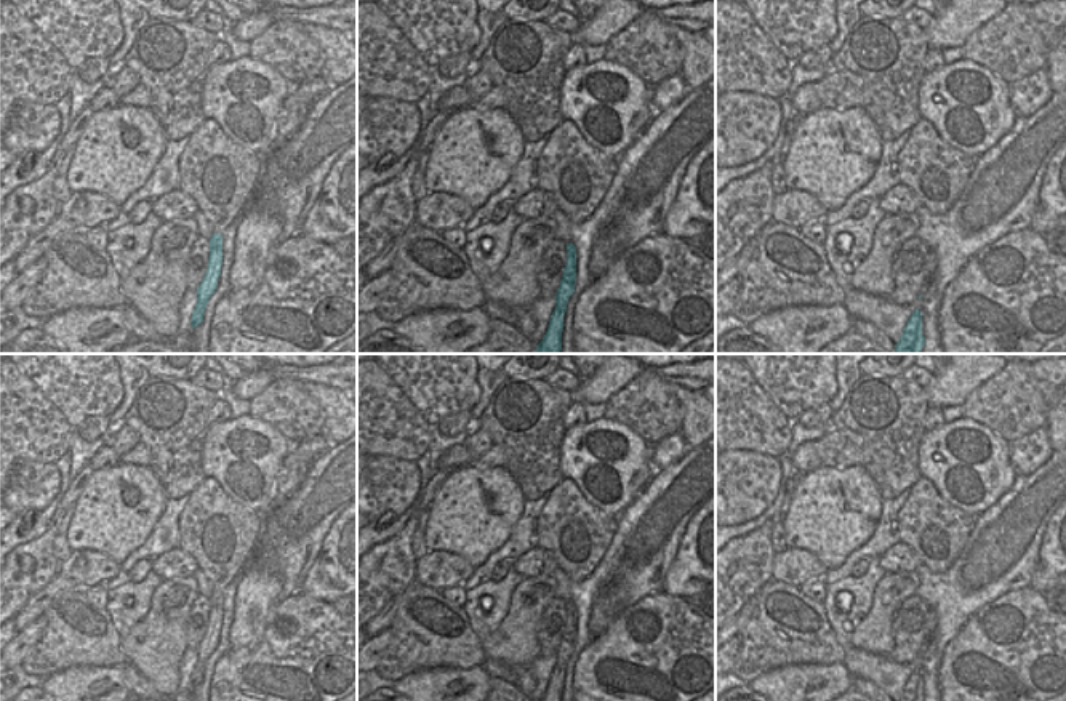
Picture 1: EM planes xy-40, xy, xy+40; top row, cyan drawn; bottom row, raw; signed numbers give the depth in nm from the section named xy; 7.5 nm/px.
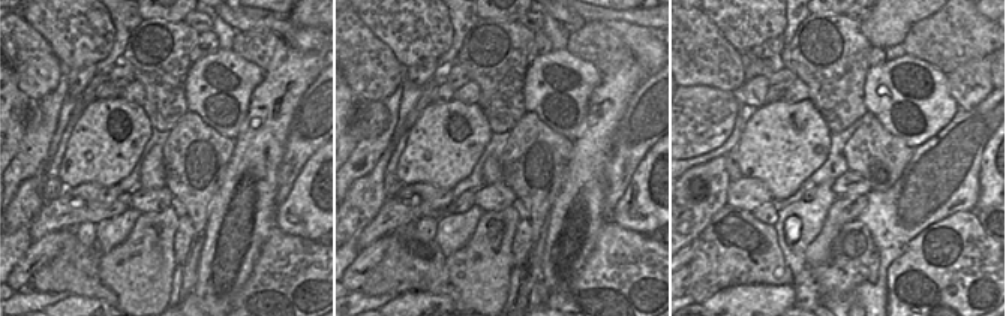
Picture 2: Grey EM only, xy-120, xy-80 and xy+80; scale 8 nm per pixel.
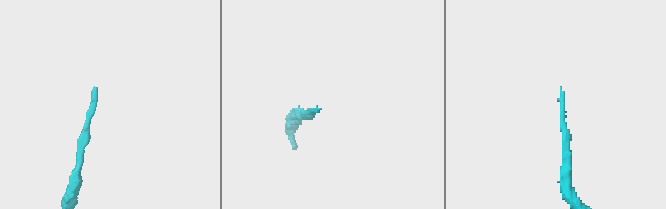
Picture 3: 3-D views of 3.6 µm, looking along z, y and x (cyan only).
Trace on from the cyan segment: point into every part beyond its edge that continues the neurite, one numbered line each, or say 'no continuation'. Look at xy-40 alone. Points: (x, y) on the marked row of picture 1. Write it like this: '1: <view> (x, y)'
1: xy-40 (218, 175)

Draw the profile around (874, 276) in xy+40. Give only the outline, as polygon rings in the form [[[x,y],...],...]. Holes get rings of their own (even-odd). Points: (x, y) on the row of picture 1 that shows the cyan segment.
[[[916,213],[887,214],[874,232],[869,254],[852,274],[852,288],[874,296],[890,296],[895,290],[893,259],[901,245],[916,237],[919,226]]]

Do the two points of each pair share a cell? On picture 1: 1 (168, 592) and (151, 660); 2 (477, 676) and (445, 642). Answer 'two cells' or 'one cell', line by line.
1: one cell
2: two cells

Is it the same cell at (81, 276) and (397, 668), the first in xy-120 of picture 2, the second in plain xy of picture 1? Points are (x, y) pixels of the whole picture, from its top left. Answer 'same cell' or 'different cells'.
same cell

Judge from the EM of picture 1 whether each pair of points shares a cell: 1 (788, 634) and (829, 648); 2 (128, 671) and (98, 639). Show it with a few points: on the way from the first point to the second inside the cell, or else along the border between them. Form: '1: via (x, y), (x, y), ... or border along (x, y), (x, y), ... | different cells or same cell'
1: via (797, 634), (809, 637), (820, 647) | same cell
2: border along (125, 661), (114, 666) | different cells

